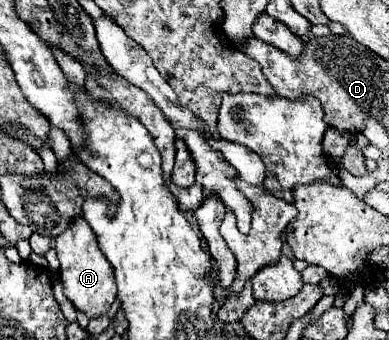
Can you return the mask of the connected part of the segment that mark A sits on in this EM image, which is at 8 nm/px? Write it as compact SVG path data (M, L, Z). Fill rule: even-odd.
M81 216L73 220L73 224L69 224L69 228L61 236L55 238L55 250L61 262L59 272L65 296L75 304L77 310L83 310L89 318L105 314L117 296L117 284L113 284L113 268L109 268L109 260L101 256L97 238Z

